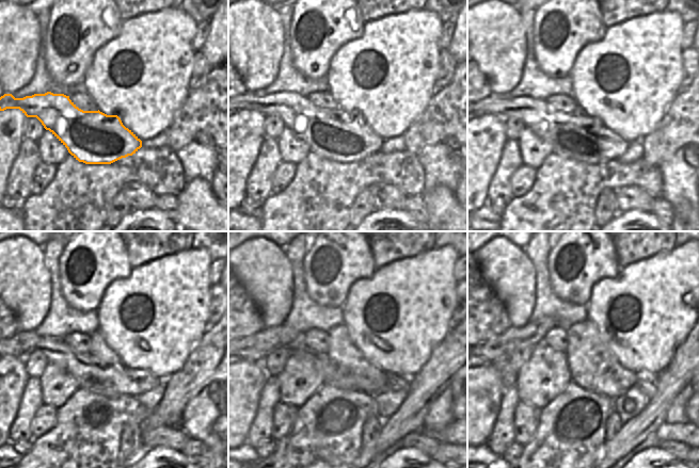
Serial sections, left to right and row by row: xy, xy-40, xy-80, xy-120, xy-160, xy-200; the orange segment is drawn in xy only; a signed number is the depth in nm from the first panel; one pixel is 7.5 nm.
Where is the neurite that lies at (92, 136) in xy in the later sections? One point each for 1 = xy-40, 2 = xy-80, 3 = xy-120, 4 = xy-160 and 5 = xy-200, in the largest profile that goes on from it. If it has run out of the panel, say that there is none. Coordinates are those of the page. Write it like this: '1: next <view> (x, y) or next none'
1: next xy-40 (336, 135)
2: next xy-80 (576, 135)
3: next xy-120 (110, 381)
4: next xy-160 (333, 374)
5: next xy-200 (648, 388)

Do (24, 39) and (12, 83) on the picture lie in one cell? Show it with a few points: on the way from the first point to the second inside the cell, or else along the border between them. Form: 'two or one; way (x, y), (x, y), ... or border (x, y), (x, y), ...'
one; way (13, 50), (13, 73)

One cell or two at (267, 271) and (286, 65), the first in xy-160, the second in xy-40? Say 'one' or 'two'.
two

